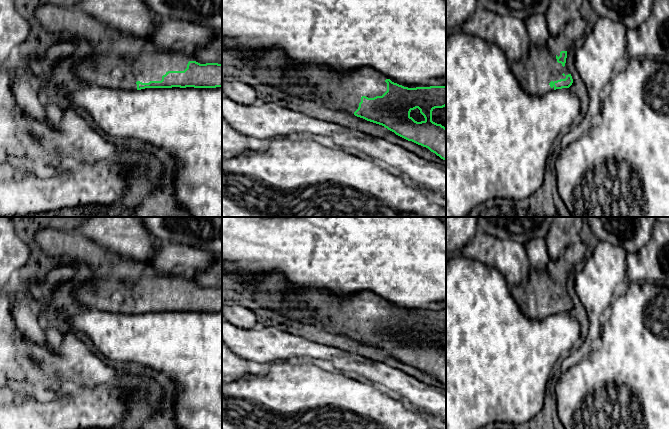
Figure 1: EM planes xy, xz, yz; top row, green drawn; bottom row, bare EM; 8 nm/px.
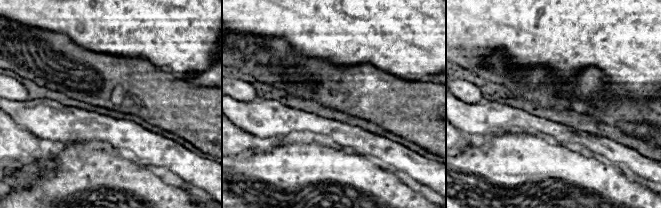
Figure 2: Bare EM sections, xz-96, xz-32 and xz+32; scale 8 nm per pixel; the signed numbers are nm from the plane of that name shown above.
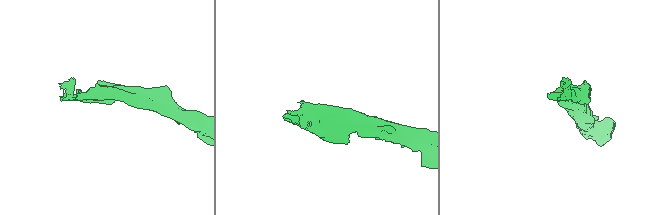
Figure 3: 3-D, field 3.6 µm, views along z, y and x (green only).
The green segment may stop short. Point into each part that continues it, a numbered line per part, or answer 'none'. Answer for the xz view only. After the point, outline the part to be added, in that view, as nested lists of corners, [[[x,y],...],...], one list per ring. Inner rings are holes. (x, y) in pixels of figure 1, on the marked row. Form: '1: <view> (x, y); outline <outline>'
1: xz (342, 92); outline [[[273,46],[259,54],[247,53],[250,63],[241,70],[255,77],[260,84],[269,85],[289,95],[307,101],[321,101],[322,105],[332,110],[350,115],[358,109],[361,97],[374,98],[387,91],[386,76],[371,67],[361,67],[343,74],[325,65],[296,62],[287,57],[285,50]]]

